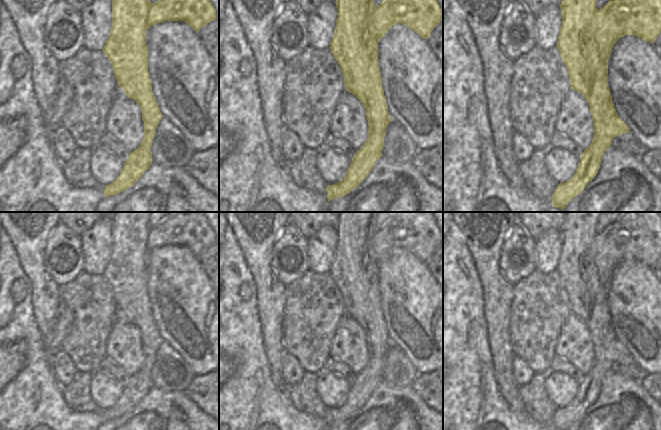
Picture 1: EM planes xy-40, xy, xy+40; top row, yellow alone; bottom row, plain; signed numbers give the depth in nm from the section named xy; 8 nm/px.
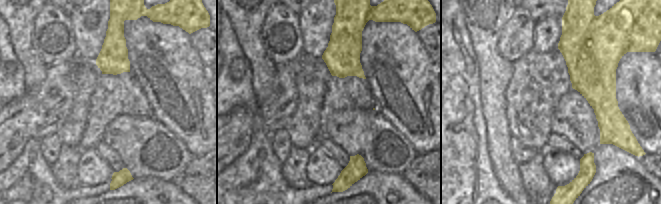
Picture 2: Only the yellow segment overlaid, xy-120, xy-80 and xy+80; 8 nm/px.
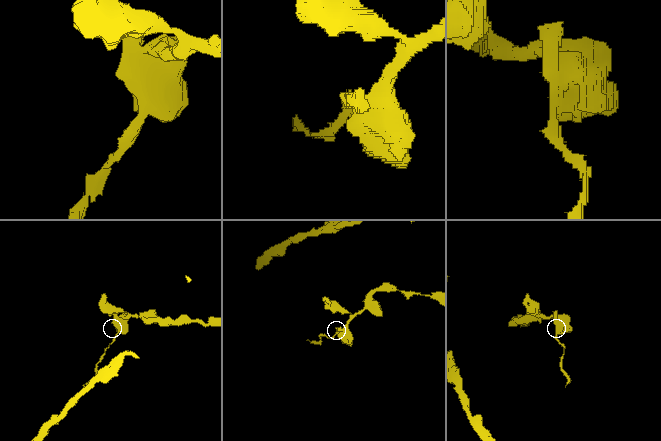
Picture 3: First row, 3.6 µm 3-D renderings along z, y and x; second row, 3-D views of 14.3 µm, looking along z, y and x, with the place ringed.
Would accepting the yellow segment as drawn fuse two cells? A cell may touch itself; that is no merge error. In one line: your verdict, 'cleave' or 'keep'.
cleave

